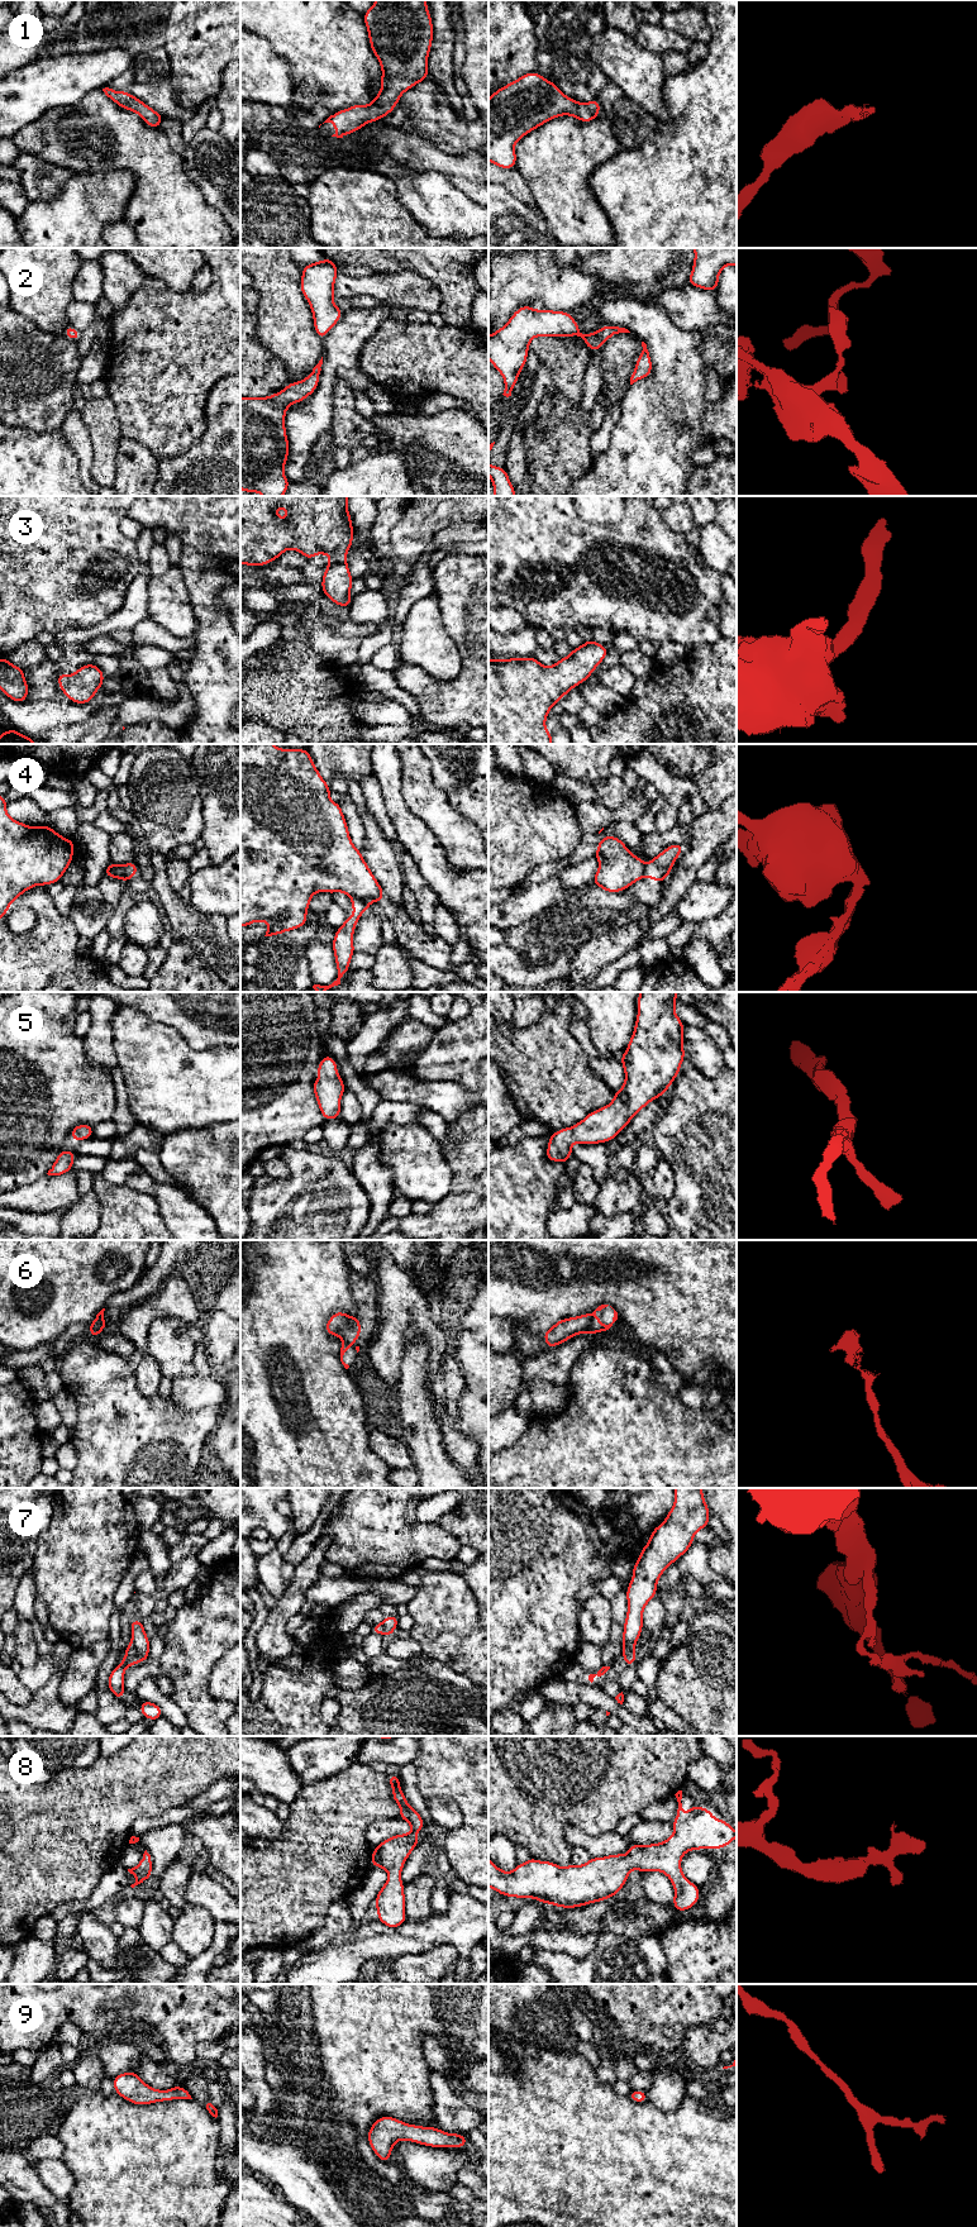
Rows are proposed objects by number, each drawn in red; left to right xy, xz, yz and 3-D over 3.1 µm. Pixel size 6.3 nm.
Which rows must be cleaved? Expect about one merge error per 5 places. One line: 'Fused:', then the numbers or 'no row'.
Fused: 4, 6, 7

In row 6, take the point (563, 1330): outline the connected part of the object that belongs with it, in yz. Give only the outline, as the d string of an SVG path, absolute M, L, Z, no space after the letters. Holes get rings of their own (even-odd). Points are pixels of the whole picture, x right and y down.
M592 1313L559 1320L543 1334L547 1348L554 1348L578 1334L590 1334L591 1321Z

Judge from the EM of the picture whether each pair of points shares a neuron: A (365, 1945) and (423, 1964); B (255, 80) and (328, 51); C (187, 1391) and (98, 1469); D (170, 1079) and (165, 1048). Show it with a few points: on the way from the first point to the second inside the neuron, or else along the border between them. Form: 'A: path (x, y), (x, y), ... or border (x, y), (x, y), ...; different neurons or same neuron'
A: border (429, 1950), (416, 1954), (403, 1954), (390, 1961); different neurons
B: border (271, 44), (290, 63), (294, 91), (299, 95); different neurons
C: border (168, 1398), (181, 1410), (196, 1411), (203, 1408); different neurons
D: path (165, 1072), (165, 1055); same neuron

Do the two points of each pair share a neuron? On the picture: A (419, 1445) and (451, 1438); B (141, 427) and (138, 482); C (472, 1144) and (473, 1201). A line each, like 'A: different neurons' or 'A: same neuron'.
A: different neurons
B: different neurons
C: same neuron

